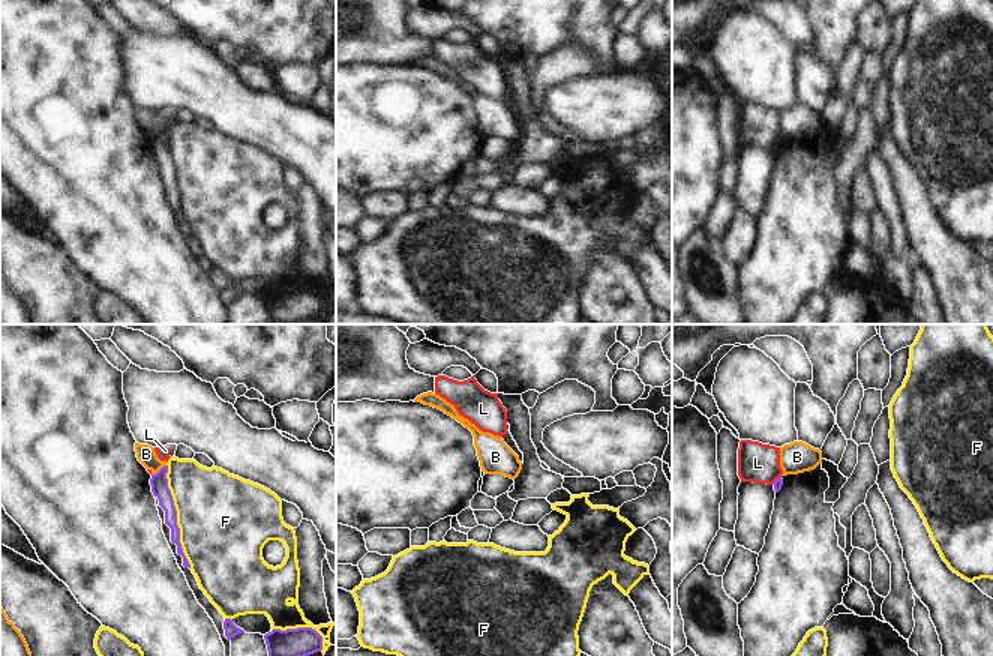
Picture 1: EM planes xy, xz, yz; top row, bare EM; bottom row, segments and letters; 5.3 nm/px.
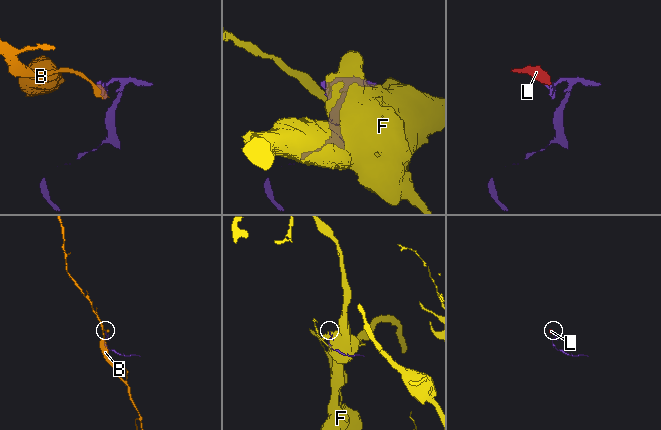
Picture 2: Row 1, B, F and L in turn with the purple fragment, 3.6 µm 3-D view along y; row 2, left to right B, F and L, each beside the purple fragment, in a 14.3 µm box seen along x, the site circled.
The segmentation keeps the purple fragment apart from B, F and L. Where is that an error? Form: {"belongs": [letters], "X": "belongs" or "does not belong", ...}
{"belongs": [], "B": "does not belong", "F": "does not belong", "L": "does not belong"}

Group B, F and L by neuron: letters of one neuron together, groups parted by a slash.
B / F / L

